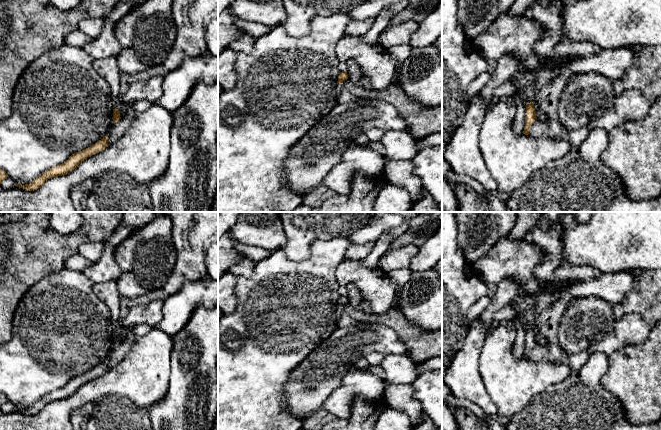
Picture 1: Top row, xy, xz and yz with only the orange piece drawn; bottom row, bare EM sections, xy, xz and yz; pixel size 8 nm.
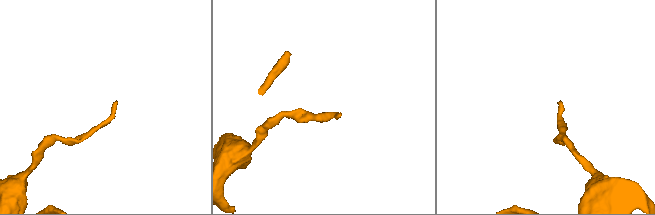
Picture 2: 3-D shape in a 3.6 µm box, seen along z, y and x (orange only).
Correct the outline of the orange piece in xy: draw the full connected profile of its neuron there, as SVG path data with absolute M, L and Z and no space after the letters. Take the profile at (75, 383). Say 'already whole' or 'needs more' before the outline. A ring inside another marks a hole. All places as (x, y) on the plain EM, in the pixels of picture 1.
already whole; M108 358L104 360L101 364L97 365L95 368L91 369L90 371L72 378L66 386L58 390L52 391L49 394L43 396L39 401L37 401L31 407L25 409L16 407L17 411L23 412L28 415L34 415L40 412L48 403L70 397L82 385L86 384L88 381L98 376L101 376L106 371L108 371Z

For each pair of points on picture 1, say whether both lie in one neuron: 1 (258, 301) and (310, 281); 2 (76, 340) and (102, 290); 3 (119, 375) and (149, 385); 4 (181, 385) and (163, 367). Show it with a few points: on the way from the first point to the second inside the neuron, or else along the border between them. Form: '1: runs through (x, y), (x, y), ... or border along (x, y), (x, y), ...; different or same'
1: runs through (271, 301), (290, 301), (297, 294); same
2: border along (93, 283), (93, 293), (108, 308), (111, 317); different
3: runs through (126, 377), (142, 378); same
4: border along (172, 350), (169, 388), (164, 396); different

